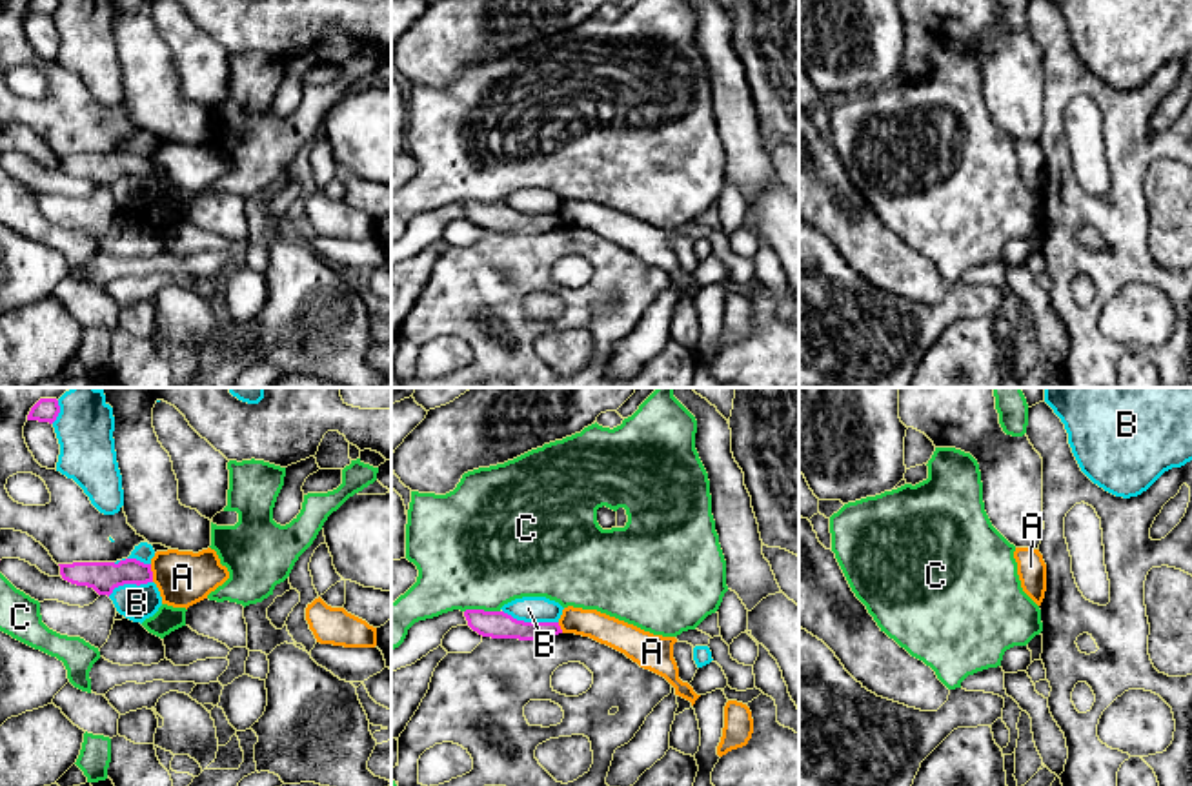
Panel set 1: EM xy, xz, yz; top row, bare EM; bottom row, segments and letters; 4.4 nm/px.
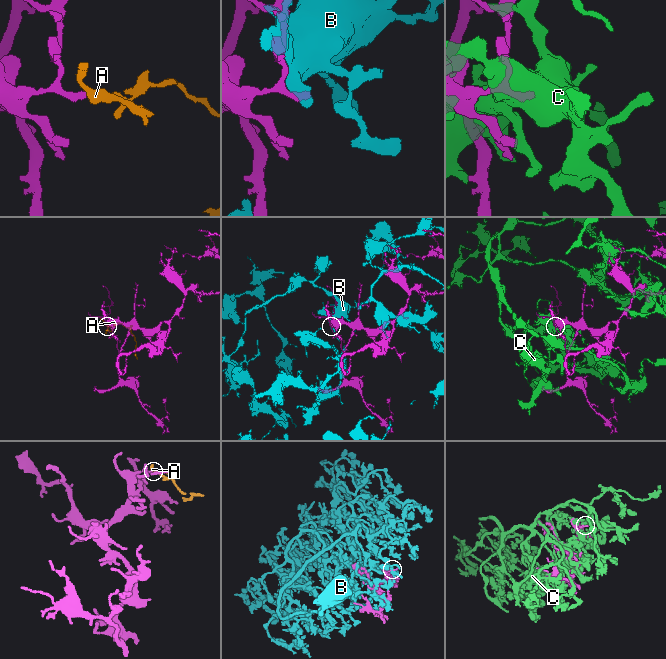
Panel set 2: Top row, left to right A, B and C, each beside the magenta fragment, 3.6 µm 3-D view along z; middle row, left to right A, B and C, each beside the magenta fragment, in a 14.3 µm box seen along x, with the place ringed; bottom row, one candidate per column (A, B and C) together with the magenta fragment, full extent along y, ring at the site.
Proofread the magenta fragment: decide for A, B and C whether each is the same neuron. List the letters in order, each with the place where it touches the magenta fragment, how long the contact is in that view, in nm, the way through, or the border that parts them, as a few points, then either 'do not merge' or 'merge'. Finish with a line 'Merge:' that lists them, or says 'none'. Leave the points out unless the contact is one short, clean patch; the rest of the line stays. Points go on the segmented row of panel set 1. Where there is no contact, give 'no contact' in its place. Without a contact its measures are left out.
A: meets magenta in xy at (151, 574); contact 80 nm long; border along xy (150, 564), (153, 581); do not merge
B: meets magenta in xz at (530, 623); contact 260 nm long; do not merge
C: meets magenta in xz at (481, 610); contact 160 nm long; do not merge
Merge: none

